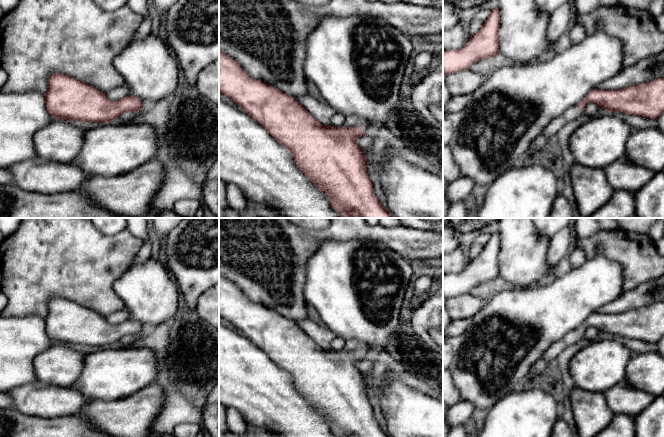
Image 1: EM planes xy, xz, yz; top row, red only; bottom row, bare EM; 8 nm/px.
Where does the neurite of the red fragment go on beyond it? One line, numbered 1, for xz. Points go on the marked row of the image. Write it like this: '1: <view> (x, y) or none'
1: xz (352, 121)

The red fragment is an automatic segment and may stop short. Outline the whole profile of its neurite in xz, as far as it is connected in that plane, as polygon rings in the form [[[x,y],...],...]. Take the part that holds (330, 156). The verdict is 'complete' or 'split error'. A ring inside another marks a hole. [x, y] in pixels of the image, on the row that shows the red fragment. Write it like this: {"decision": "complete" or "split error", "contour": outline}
{"decision": "split error", "contour": [[[219,49],[219,95],[232,99],[255,122],[264,127],[280,144],[285,146],[293,156],[297,167],[309,177],[310,181],[328,196],[332,208],[342,218],[394,218],[381,204],[374,193],[366,165],[369,161],[356,140],[374,129],[374,125],[357,116],[349,116],[344,126],[325,126],[319,123],[298,101],[278,88],[261,80],[250,77],[233,58]]]}

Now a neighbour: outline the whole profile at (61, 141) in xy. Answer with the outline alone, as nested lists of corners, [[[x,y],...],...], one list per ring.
[[[55,119],[33,136],[37,156],[59,163],[71,163],[80,153],[85,132],[73,121]]]

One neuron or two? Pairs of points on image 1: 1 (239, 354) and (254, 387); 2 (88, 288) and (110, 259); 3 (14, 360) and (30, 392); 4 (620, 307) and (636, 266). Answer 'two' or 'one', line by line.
1: one
2: one
3: two
4: two

